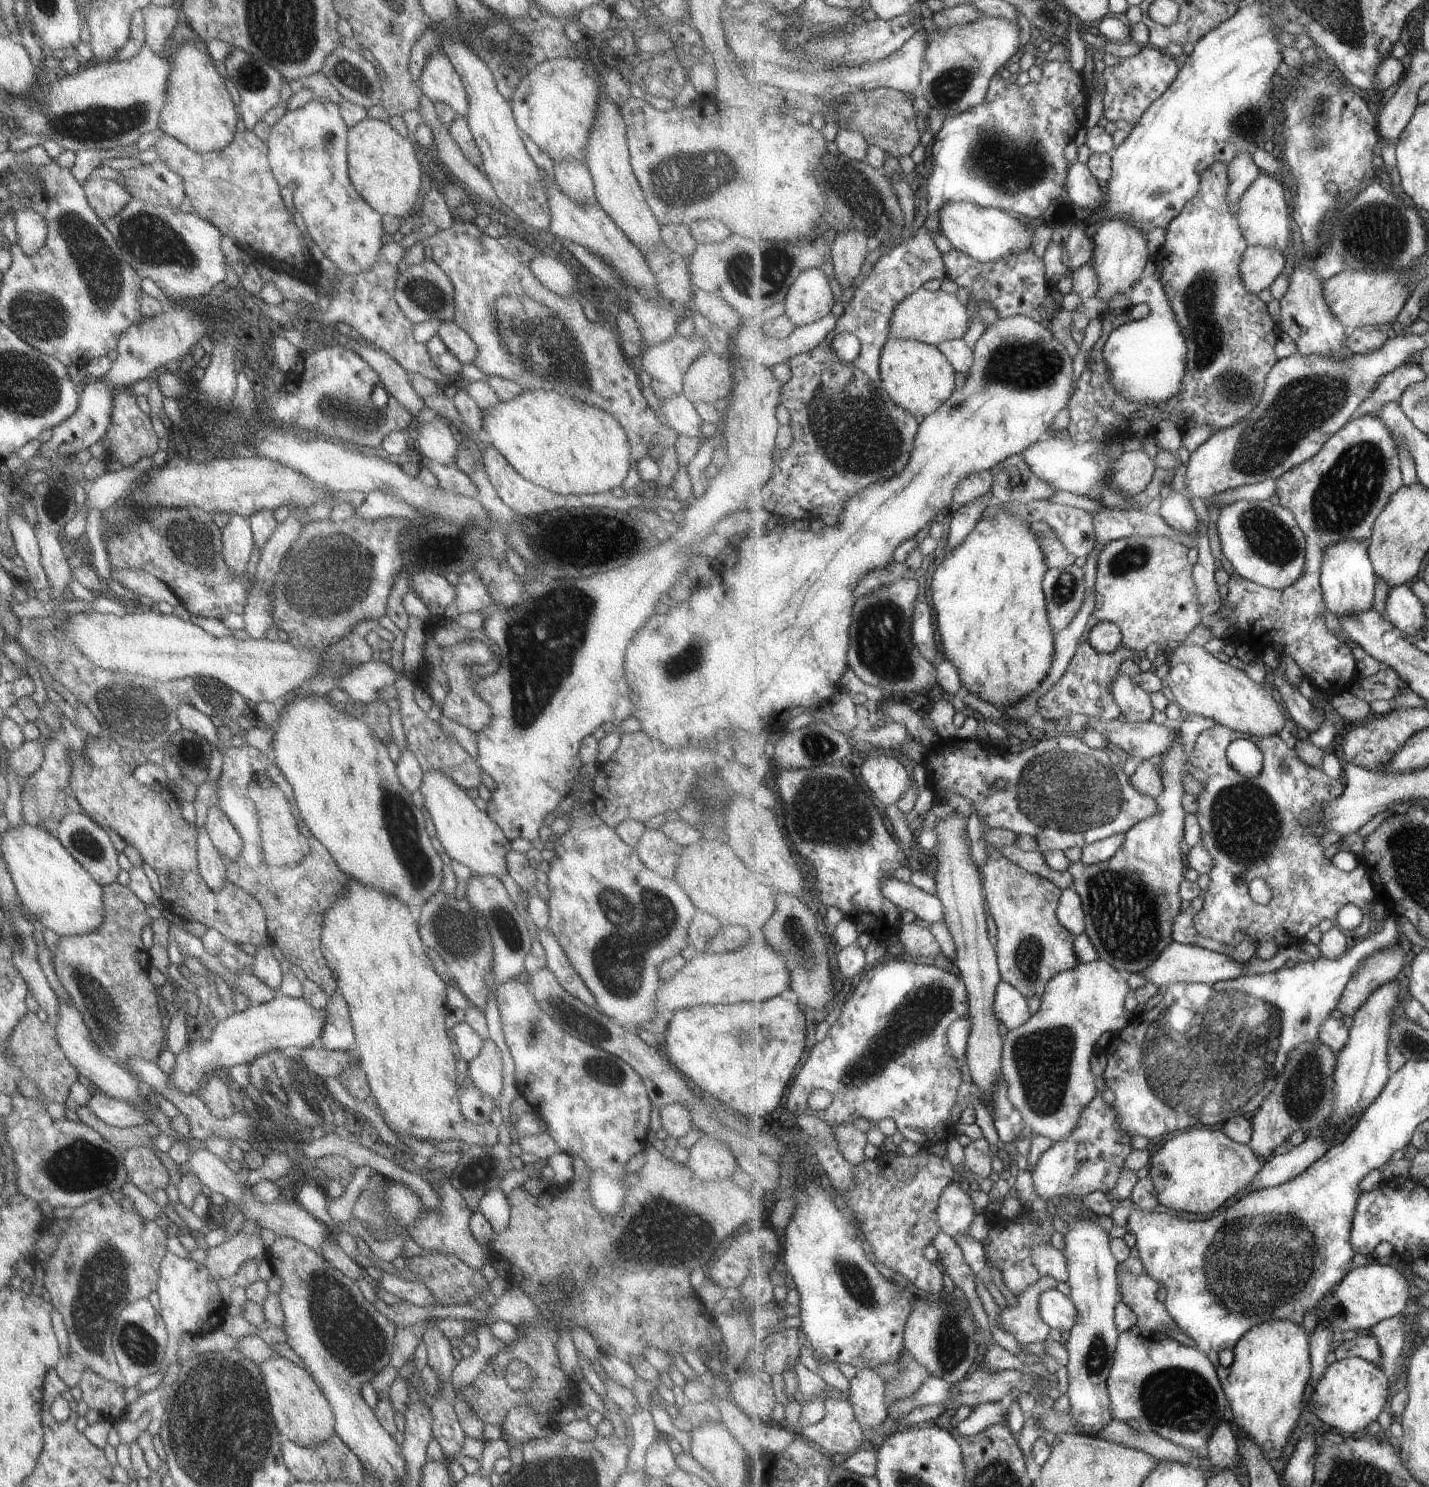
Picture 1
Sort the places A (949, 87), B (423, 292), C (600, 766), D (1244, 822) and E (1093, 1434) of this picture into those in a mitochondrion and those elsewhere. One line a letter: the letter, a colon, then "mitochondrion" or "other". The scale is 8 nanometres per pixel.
A: mitochondrion
B: mitochondrion
C: other
D: mitochondrion
E: other

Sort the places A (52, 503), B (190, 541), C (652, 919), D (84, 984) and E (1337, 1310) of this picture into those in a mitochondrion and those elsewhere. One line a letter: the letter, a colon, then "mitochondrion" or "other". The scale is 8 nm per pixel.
A: mitochondrion
B: mitochondrion
C: mitochondrion
D: mitochondrion
E: mitochondrion

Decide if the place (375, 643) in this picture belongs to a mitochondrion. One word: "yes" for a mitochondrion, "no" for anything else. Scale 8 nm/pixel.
no

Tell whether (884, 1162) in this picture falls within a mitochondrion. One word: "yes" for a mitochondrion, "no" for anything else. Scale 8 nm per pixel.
no

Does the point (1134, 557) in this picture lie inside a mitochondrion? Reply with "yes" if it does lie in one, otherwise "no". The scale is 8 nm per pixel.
yes

